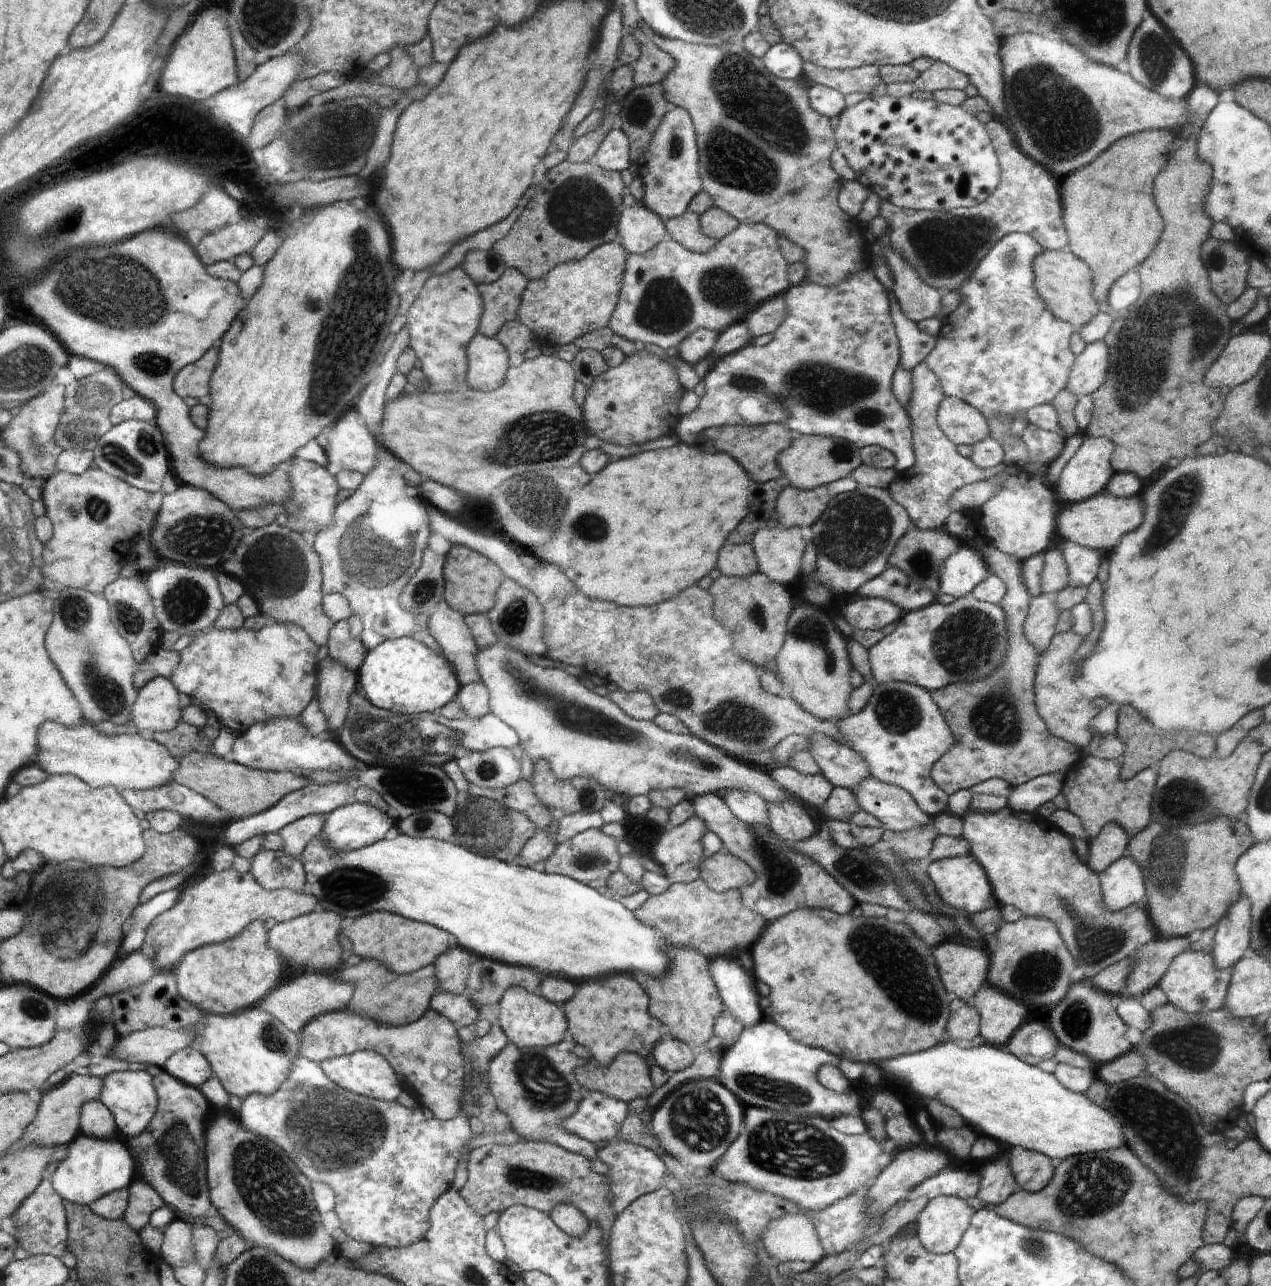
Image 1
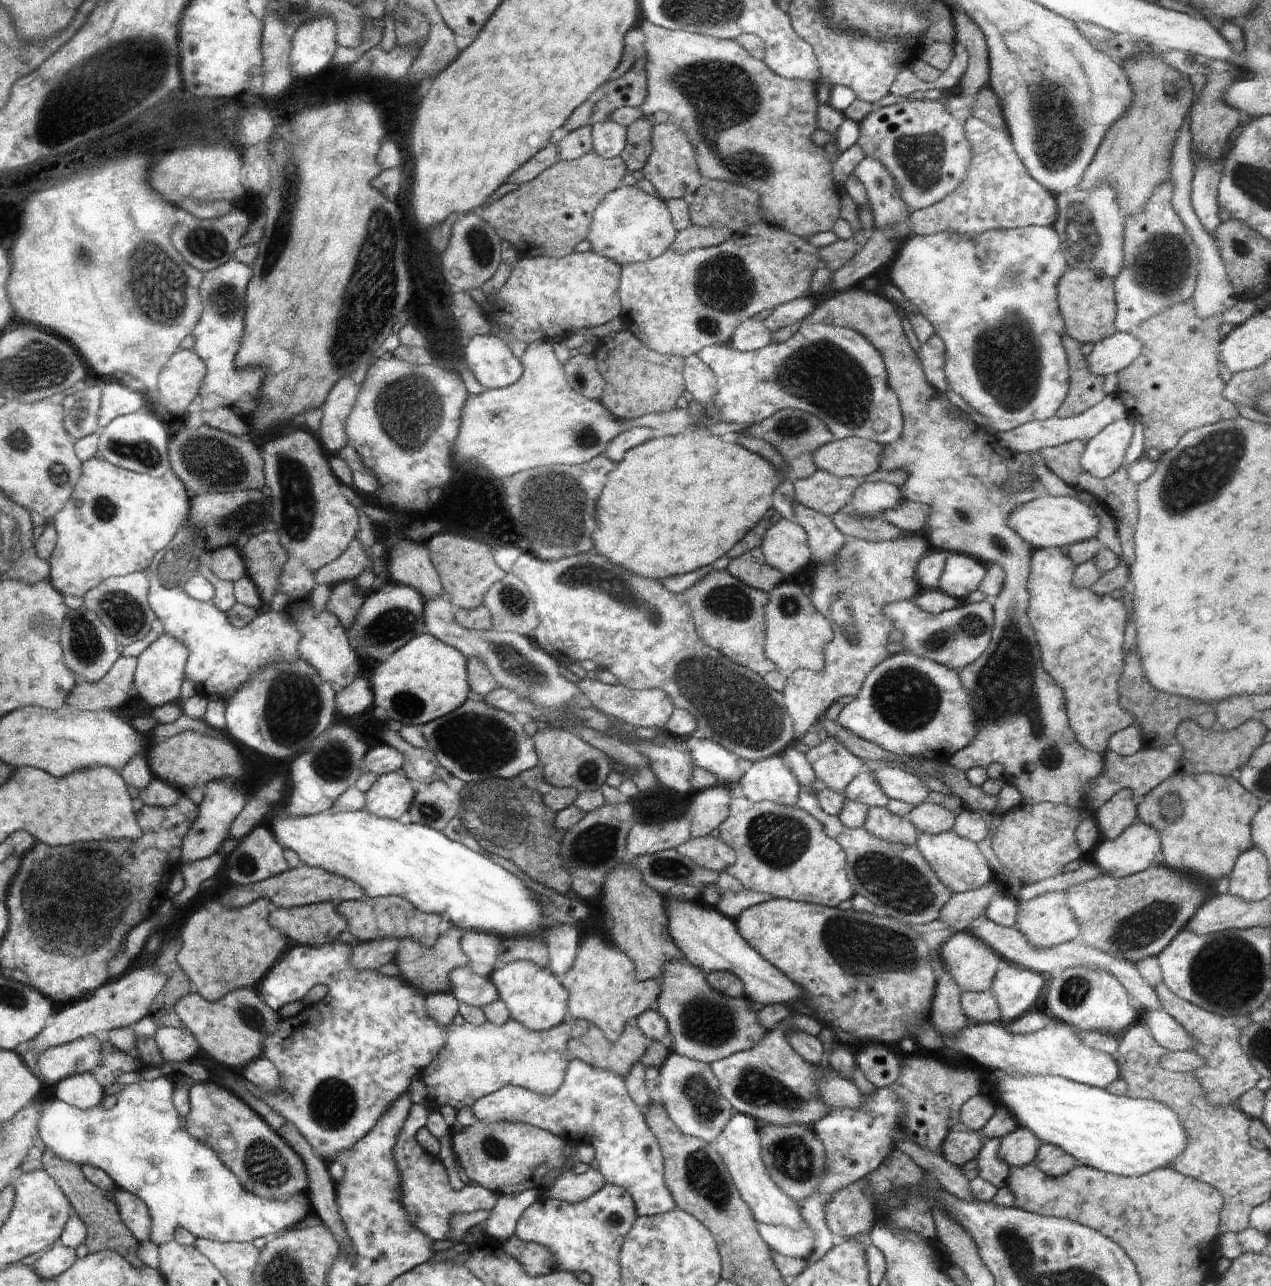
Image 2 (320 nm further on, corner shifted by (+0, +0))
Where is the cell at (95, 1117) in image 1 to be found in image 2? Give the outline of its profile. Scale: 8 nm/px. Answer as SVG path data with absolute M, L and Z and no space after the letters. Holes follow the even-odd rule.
M92 1072L68 1076L64 1081L55 1084L51 1092L60 1100L81 1109L101 1104L105 1097L104 1088L98 1084Z

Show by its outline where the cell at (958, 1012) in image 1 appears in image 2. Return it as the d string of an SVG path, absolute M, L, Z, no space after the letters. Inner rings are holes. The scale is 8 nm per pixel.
M990 990L979 993L964 991L960 1002L970 1022L1002 1023L998 1001Z

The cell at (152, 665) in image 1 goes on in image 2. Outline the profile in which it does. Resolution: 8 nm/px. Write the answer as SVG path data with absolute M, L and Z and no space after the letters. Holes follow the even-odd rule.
M119 656L102 680L79 682L67 700L68 707L83 711L115 711L130 700L128 690L132 688L136 667L137 658Z

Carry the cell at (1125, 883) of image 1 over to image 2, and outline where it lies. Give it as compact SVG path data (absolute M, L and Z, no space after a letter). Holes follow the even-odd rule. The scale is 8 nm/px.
M1136 820L1116 838L1102 839L1094 863L1105 874L1120 878L1146 870L1161 849L1161 836L1149 824Z

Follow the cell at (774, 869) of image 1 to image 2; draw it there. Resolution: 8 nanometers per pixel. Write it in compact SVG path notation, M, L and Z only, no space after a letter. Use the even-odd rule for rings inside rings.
M746 797L733 798L729 804L729 815L719 826L720 838L734 849L736 860L725 868L737 878L743 888L770 894L776 899L792 899L824 906L838 906L854 894L845 871L846 853L824 830L823 824L812 814L796 805L785 805L769 800L753 803Z

